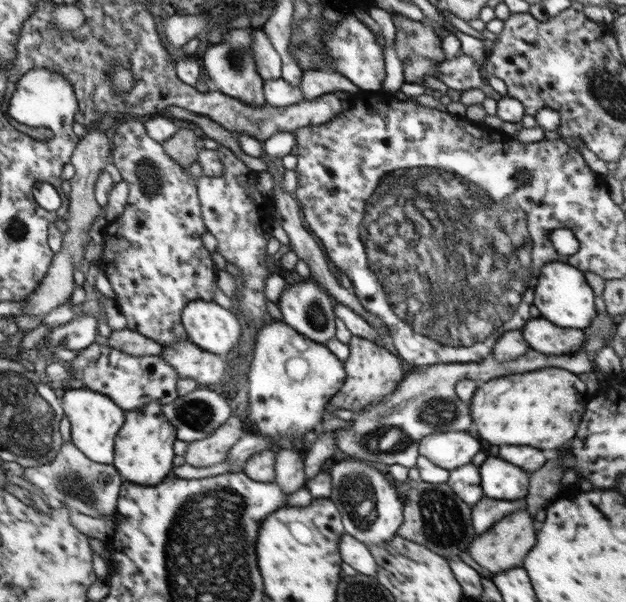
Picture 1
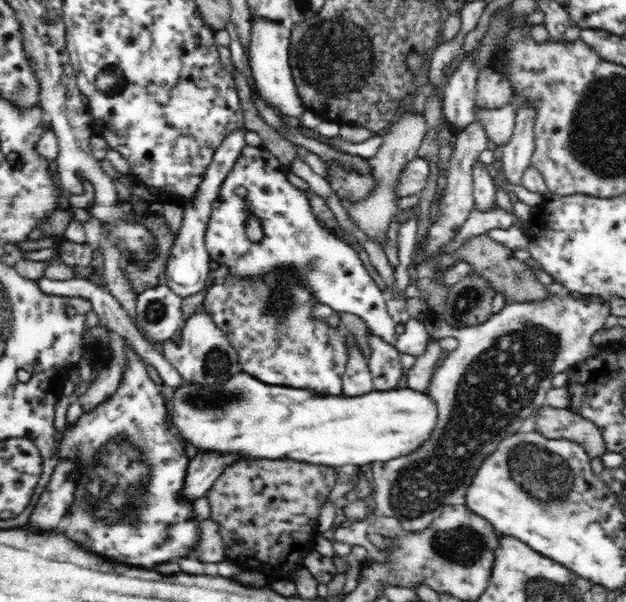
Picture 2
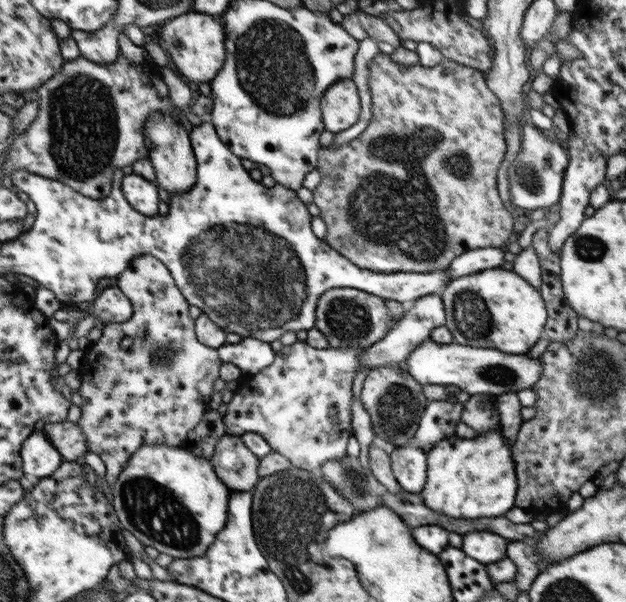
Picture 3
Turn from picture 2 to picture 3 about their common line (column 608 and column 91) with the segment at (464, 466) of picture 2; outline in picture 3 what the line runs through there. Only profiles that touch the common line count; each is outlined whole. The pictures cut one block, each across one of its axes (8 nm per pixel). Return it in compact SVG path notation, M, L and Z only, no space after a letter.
M116 285L108 286L96 297L87 314L99 318L97 326L101 329L106 323L123 323L134 316L134 305L130 301Z

